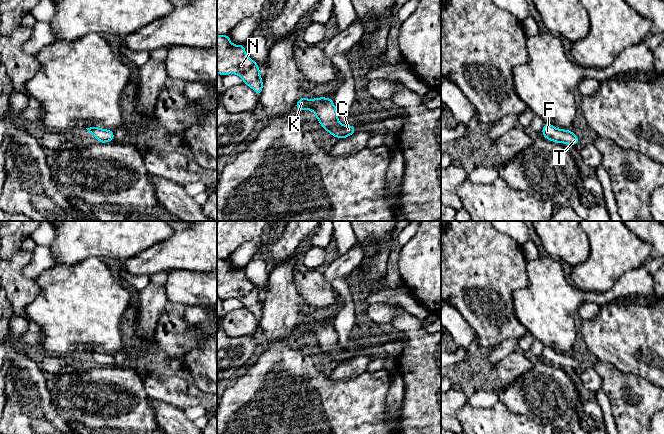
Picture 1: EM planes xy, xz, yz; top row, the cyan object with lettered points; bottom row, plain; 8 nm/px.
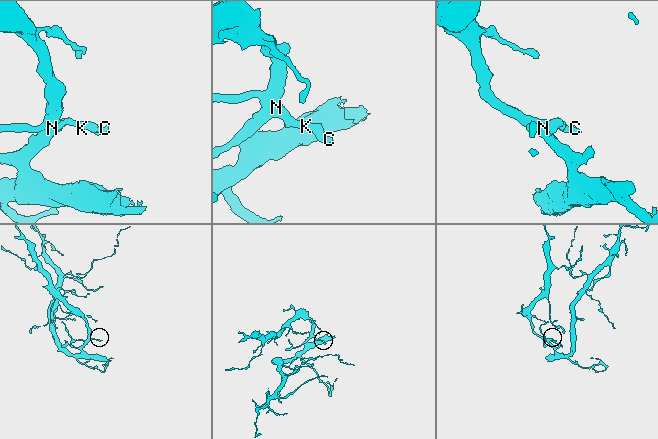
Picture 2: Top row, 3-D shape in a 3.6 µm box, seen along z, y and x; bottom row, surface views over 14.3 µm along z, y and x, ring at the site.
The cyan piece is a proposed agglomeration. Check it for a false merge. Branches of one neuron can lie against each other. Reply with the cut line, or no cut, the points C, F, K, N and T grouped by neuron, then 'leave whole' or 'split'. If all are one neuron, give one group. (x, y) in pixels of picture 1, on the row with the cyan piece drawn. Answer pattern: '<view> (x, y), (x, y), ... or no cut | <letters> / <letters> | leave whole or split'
no cut | C F K N T | leave whole

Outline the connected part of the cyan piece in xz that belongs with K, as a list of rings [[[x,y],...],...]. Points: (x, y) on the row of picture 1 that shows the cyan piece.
[[[301,96],[300,100],[295,104],[295,109],[314,112],[322,129],[325,129],[331,136],[338,139],[347,138],[356,132],[355,126],[343,125],[339,122],[338,110],[331,98],[318,97],[307,99]]]

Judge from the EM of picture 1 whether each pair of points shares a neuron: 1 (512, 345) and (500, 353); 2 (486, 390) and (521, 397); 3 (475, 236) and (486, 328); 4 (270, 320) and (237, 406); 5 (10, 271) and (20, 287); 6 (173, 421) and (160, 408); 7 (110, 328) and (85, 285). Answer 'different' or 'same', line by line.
1: same
2: different
3: same
4: same
5: same
6: same
7: same

